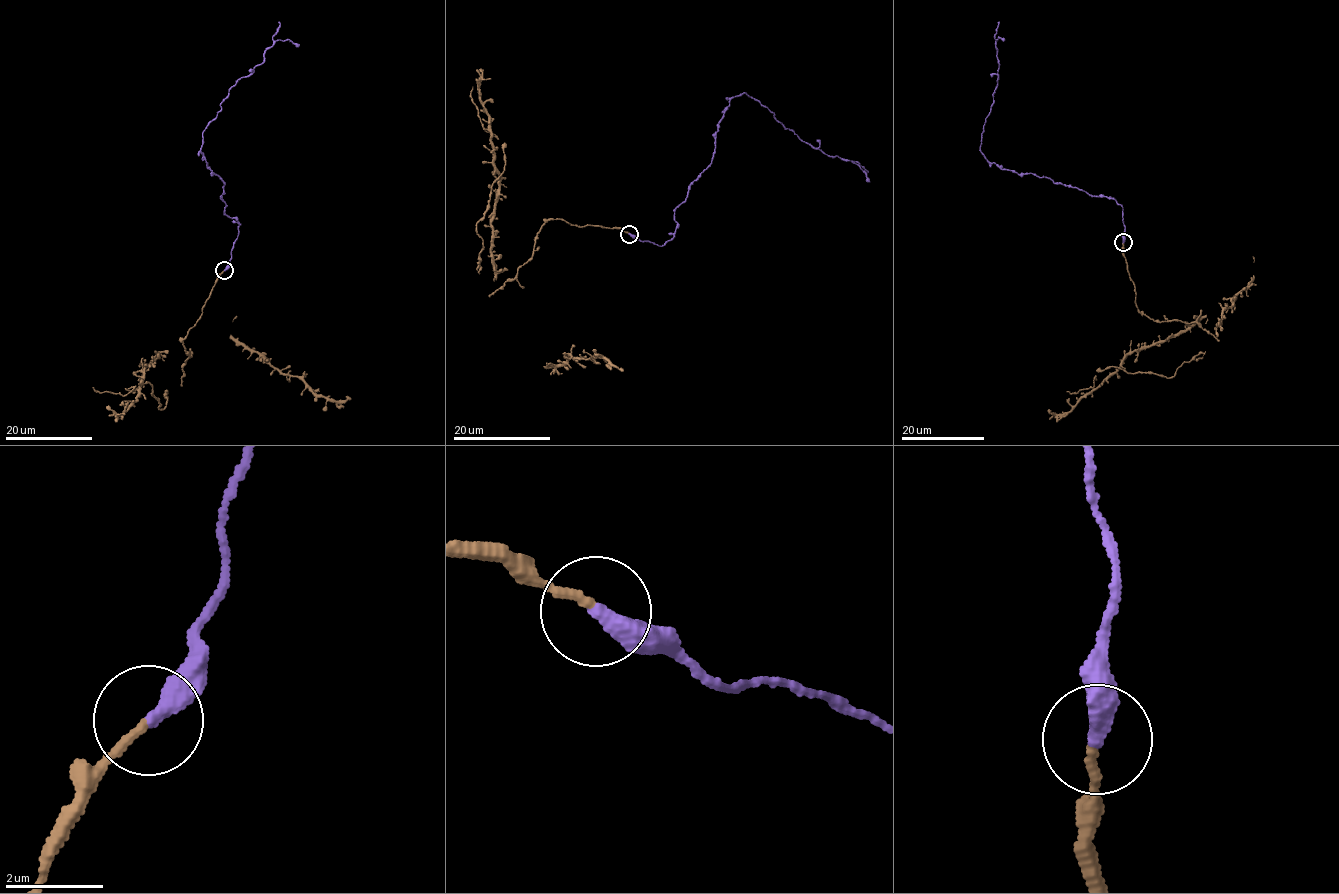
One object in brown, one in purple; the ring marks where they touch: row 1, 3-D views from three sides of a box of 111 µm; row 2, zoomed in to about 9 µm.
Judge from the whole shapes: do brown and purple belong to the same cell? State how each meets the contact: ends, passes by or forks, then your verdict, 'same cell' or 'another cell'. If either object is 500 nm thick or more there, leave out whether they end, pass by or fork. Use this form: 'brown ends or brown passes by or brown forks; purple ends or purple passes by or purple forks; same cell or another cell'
brown ends; purple ends; same cell

